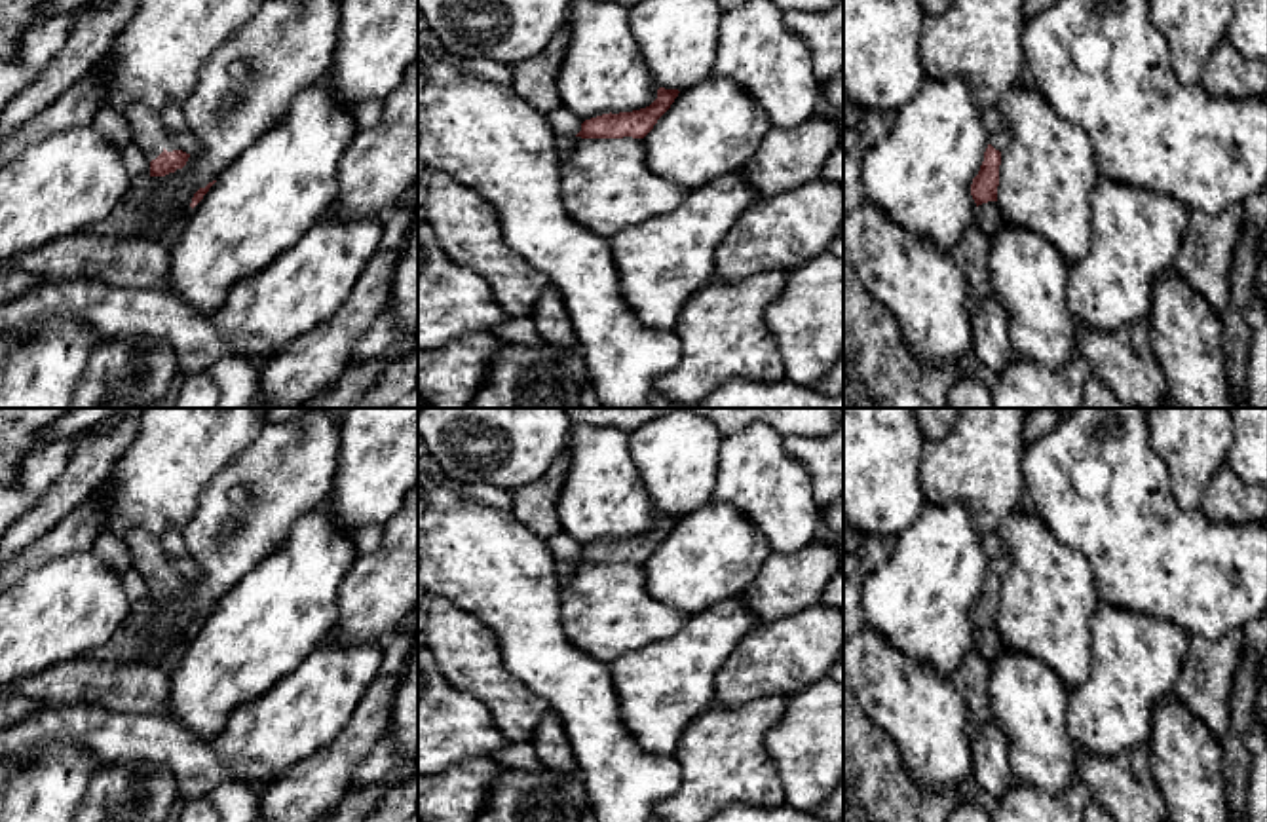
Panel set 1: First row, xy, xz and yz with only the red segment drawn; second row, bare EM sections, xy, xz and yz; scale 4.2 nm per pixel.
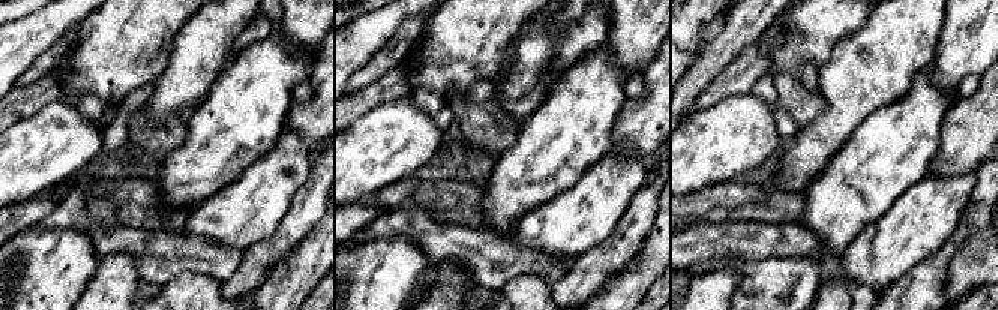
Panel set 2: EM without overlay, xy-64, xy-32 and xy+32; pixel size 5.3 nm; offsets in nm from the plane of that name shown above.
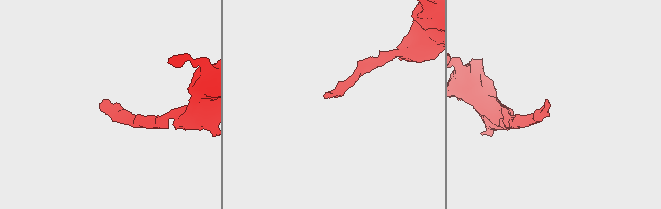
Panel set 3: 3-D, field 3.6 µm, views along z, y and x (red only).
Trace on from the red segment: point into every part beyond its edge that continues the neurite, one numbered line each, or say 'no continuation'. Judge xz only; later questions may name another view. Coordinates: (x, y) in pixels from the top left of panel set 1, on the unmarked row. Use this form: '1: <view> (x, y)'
no continuation

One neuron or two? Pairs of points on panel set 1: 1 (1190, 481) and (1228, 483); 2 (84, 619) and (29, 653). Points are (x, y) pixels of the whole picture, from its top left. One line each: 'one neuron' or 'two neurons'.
1: two neurons
2: one neuron

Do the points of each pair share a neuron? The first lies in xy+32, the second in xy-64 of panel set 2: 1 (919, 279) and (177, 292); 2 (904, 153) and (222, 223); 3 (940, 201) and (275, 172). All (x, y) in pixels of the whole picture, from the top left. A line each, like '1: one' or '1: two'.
1: two
2: two
3: one

